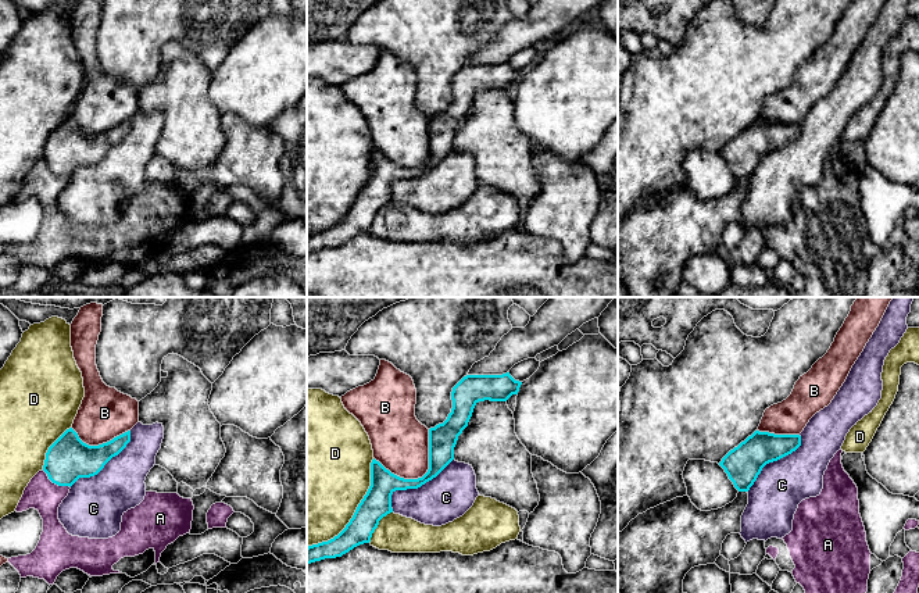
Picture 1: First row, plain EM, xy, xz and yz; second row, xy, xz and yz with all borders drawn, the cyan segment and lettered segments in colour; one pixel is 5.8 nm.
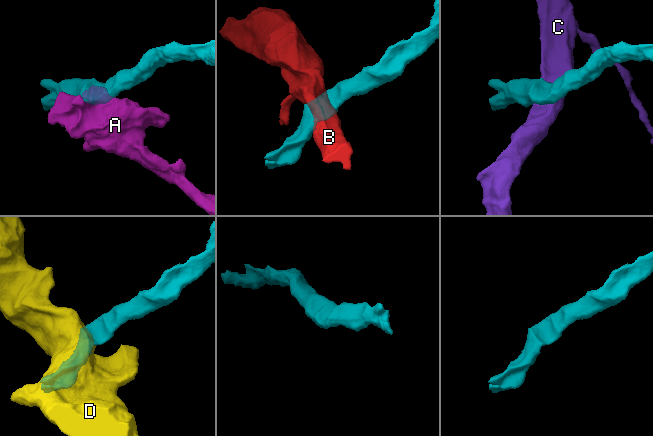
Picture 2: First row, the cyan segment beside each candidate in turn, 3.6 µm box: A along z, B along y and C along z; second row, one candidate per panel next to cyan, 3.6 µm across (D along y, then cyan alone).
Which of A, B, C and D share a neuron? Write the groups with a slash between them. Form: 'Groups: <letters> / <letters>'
Groups: A / B / C / D

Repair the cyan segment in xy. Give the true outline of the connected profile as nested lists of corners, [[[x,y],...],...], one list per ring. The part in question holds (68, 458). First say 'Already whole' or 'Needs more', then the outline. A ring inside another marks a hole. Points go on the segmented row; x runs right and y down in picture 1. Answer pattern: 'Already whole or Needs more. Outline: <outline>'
Already whole. Outline: [[[67,429],[47,450],[43,471],[58,486],[72,486],[79,478],[97,475],[130,442],[130,431],[112,440],[89,446]]]

